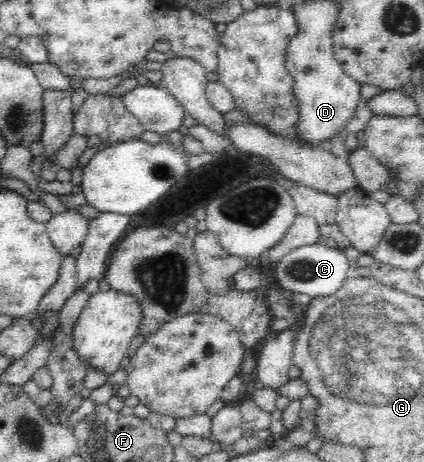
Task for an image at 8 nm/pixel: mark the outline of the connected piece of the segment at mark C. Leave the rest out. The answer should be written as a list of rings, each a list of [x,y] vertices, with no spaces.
[[[310,244],[288,252],[273,266],[278,284],[289,292],[301,292],[308,296],[330,296],[340,288],[343,282],[354,273],[350,262],[340,249],[329,248],[322,244]]]

